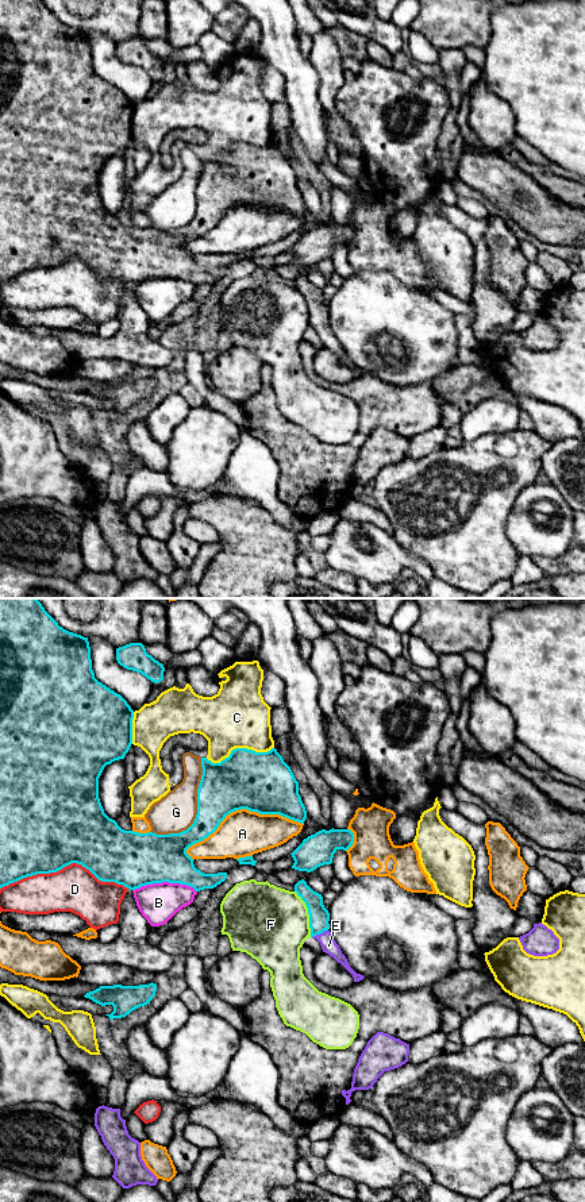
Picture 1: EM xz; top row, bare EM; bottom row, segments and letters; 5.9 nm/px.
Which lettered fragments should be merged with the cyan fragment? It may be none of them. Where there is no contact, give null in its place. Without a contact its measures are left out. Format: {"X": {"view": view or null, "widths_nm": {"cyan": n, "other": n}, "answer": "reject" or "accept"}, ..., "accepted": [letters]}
{"A": {"view": "xz", "widths_nm": {"cyan": 360, "other": 280}, "answer": "reject"}, "B": {"view": "xz", "widths_nm": {"cyan": 320, "other": 240}, "answer": "reject"}, "C": {"view": "xz", "widths_nm": {"cyan": 360, "other": 360}, "answer": "reject"}, "D": {"view": "xz", "widths_nm": {"cyan": 500, "other": 280}, "answer": "reject"}, "E": {"view": "xz", "widths_nm": {"cyan": 120, "other": 90}, "answer": "accept"}, "F": {"view": "xz", "widths_nm": {"cyan": 120, "other": 440}, "answer": "reject"}, "G": {"view": "xz", "widths_nm": {"cyan": 300, "other": 240}, "answer": "reject"}, "accepted": ["E"]}

